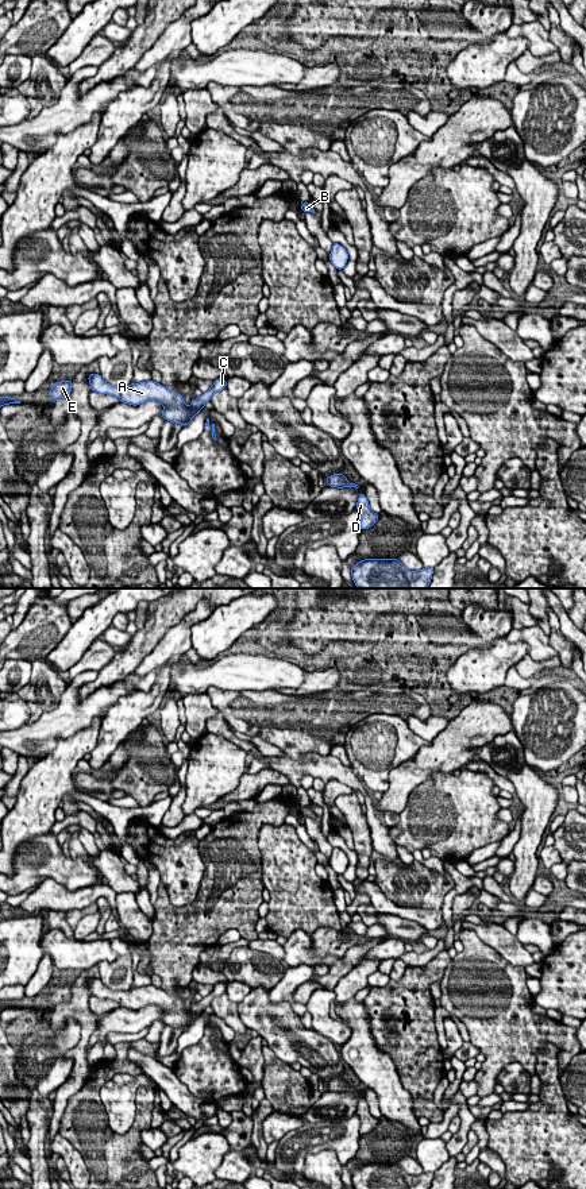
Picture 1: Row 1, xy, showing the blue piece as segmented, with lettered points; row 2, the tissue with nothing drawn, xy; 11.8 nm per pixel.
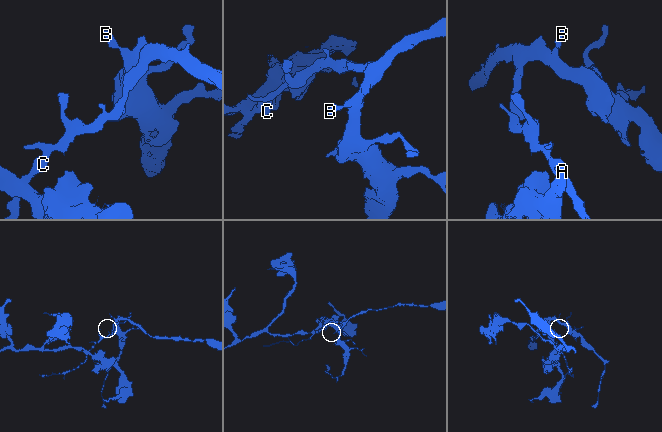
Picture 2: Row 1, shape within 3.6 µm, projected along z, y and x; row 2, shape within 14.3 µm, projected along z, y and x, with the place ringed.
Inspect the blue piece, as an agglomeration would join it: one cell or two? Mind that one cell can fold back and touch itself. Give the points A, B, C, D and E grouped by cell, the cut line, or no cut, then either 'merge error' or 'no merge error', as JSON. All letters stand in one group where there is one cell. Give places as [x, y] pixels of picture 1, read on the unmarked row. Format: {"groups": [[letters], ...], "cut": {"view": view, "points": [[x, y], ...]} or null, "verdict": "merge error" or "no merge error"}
{"groups": [["A", "D", "E"], ["B", "C"]], "cut": {"view": "xy", "points": [[191, 1010], [200, 1015]]}, "verdict": "merge error"}

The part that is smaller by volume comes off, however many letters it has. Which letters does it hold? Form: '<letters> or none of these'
B, C

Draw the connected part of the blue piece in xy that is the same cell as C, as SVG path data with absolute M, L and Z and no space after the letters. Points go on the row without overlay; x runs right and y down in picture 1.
M217 983L213 985L213 989L209 992L208 996L203 997L200 1001L197 1001L196 1004L193 1004L190 1007L190 1011L194 1015L201 1015L207 1007L209 1007L211 1001L220 996L224 995L227 992L227 985L224 983Z

